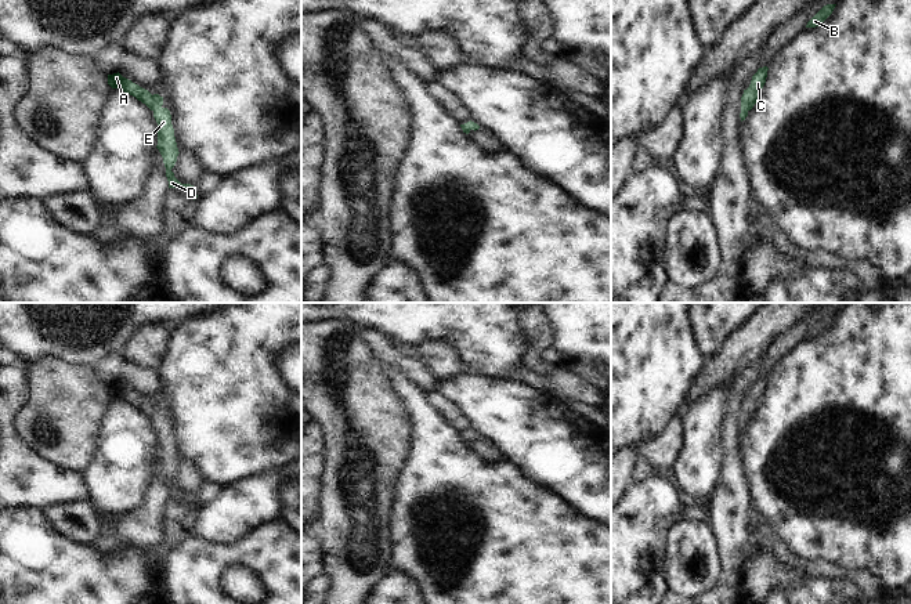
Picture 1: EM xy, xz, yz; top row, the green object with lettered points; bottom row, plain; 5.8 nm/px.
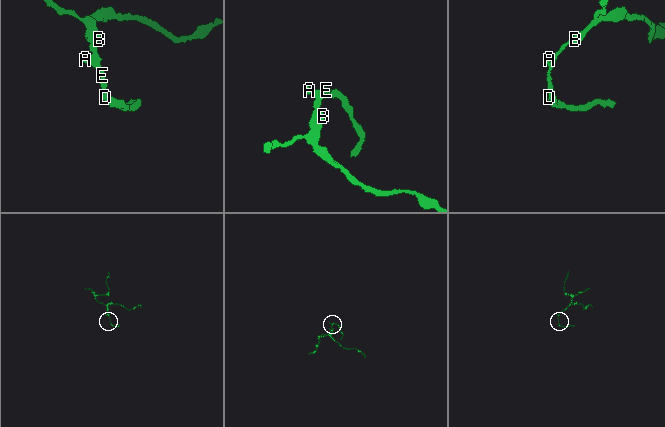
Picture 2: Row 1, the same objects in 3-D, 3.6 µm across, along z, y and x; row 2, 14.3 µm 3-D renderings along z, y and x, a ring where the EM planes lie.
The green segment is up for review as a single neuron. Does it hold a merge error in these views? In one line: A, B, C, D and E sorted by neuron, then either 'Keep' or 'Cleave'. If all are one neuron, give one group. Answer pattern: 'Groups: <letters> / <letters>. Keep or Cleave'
Groups: A B C D E. Keep.

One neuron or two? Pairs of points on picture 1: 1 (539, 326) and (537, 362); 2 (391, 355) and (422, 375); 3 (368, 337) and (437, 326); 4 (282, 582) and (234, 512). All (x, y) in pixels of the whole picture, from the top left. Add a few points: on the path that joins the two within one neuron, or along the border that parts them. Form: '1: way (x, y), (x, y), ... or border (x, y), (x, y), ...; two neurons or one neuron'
1: way (538, 335), (537, 354); one neuron
2: way (398, 361), (415, 371); one neuron
3: border (364, 326), (387, 335), (391, 339); two neurons
4: border (279, 520), (260, 524), (237, 541), (219, 545); two neurons

